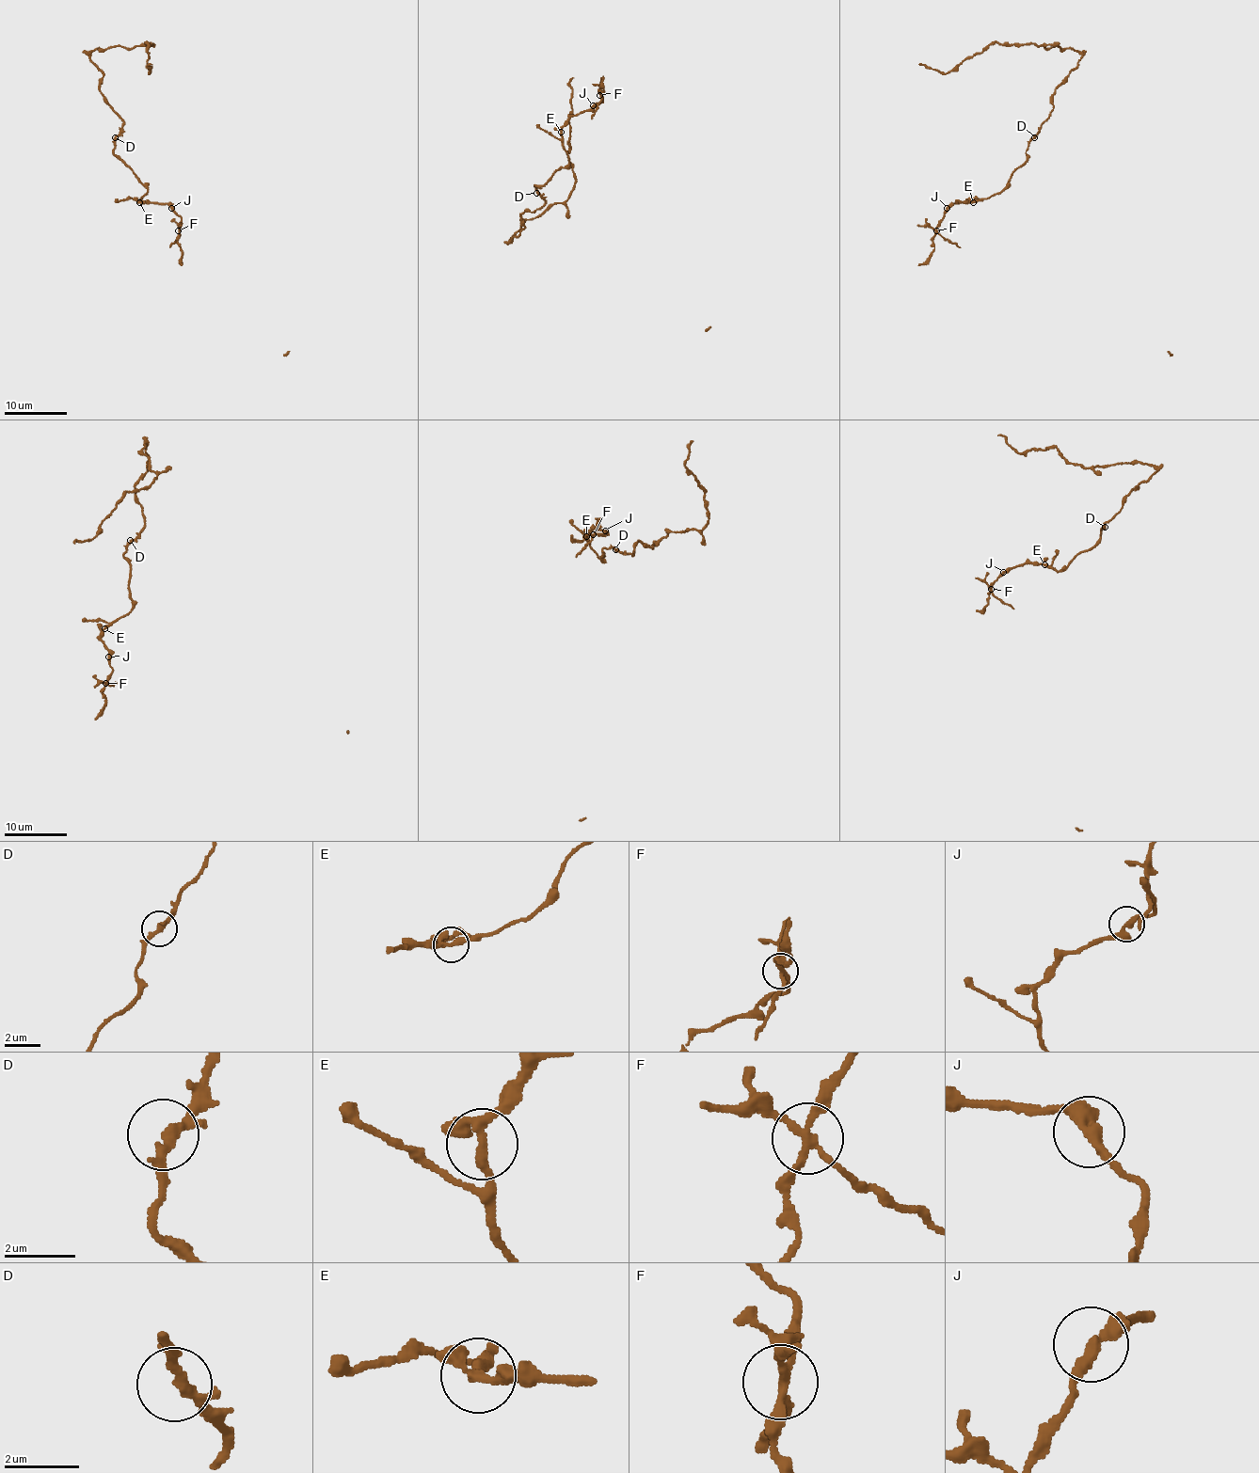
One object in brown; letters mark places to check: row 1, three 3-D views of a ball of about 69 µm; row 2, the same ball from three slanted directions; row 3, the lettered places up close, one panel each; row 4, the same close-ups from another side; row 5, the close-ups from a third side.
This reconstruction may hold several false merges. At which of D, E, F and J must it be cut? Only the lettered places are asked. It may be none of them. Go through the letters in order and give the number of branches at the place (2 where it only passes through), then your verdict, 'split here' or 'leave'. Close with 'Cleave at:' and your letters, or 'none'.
D: branches 3; leave
E: branches 3; leave
F: branches 4; split here
J: branches 3; leave
Cleave at: F

